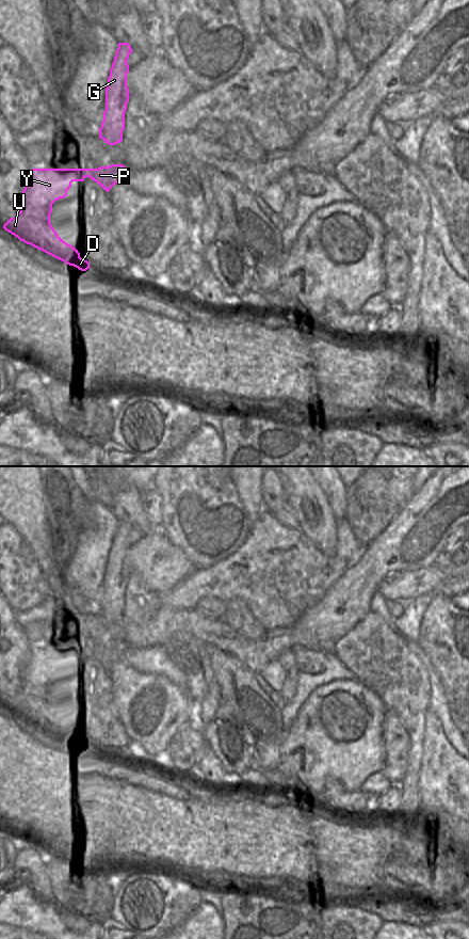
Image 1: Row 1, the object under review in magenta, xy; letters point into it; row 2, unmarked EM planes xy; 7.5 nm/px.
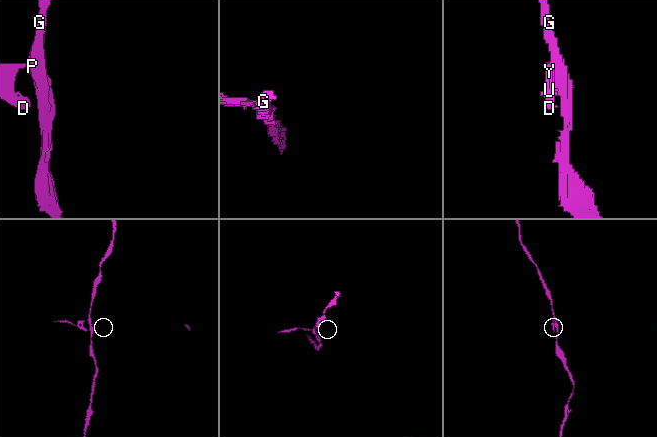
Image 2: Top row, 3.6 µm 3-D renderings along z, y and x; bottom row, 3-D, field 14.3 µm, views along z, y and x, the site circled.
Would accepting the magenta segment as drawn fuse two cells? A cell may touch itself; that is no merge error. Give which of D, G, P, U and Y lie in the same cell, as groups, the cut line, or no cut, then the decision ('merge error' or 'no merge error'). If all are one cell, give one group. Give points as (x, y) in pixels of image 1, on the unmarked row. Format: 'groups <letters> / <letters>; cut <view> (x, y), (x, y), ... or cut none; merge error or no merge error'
groups D U Y / G P; cut xy (79, 647), (86, 654); merge error

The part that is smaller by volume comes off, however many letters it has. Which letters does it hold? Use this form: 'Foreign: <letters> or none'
Foreign: D, U, Y

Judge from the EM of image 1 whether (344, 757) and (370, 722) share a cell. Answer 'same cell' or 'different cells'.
same cell

